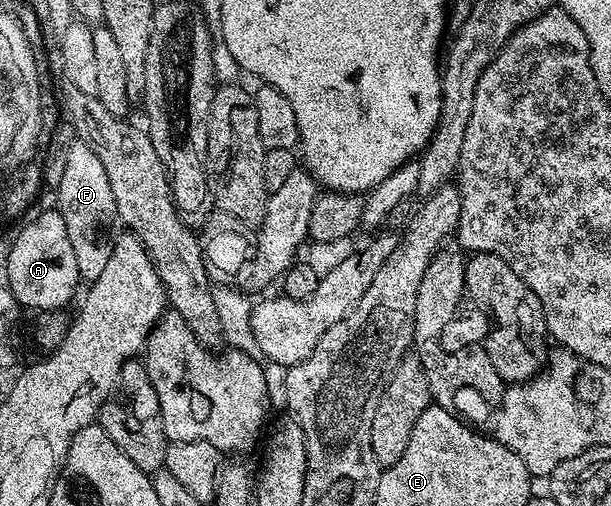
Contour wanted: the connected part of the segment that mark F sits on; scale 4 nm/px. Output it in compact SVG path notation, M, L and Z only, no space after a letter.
M77 140L70 148L70 156L66 156L66 168L62 172L62 184L54 188L55 205L62 220L66 220L66 236L70 236L70 248L74 248L74 261L78 263L78 272L85 283L91 284L102 276L106 263L110 261L112 244L118 234L118 208L114 204L114 192L110 192L110 180L106 176L106 168L102 168L102 160L90 152L85 142Z

